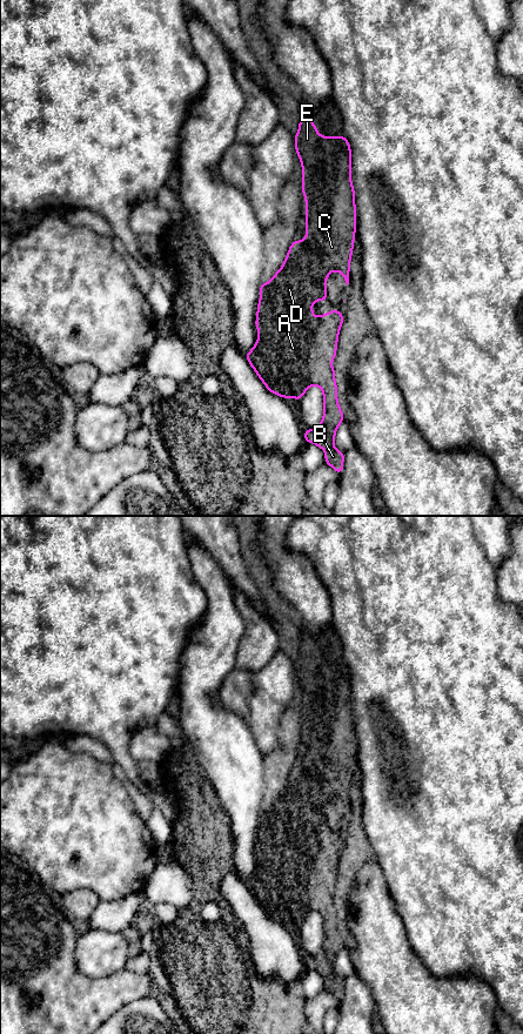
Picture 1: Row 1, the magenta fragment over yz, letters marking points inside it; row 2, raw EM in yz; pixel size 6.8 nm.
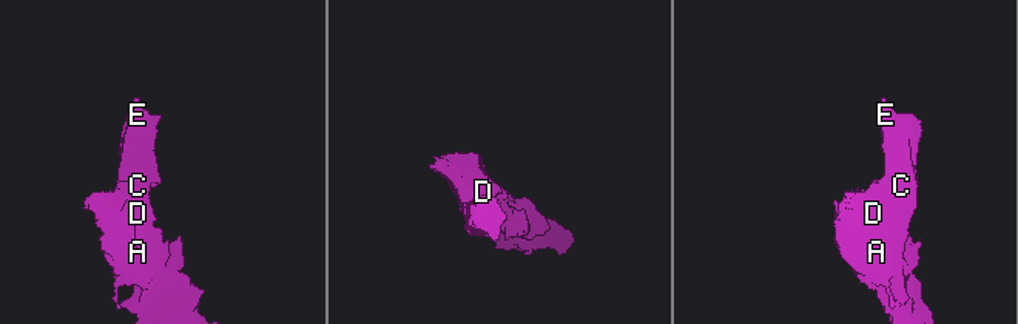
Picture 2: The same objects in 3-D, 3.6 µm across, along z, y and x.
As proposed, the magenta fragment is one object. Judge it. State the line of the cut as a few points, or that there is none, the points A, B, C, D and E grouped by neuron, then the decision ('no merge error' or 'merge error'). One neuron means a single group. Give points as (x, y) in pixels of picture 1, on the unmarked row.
cut none; groups A B C D E; no merge error

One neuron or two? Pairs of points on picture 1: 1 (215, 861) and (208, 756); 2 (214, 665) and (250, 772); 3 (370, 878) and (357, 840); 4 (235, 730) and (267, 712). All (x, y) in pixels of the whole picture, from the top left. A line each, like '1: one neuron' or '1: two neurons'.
1: two neurons
2: one neuron
3: two neurons
4: two neurons

